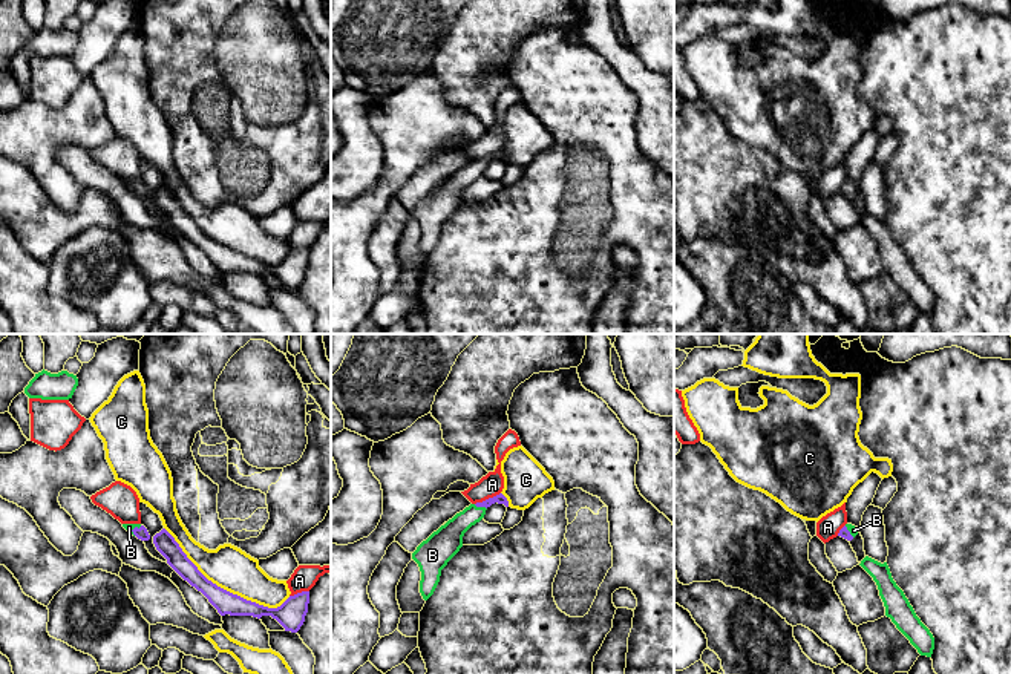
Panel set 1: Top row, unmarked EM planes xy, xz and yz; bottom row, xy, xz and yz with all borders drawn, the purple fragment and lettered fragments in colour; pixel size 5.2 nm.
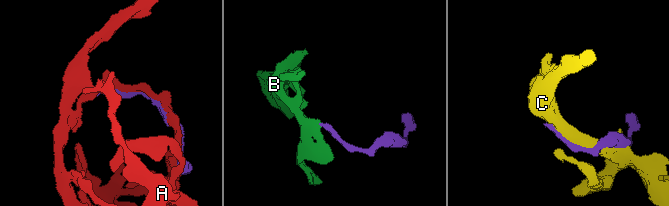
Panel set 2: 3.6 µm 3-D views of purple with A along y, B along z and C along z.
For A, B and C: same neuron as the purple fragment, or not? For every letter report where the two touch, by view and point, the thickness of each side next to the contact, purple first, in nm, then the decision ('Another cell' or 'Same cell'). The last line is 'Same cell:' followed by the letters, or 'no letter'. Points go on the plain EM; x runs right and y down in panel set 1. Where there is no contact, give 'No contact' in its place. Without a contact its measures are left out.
A: Touches purple at xz (489, 155). Thickness 50 nm (purple) against 120 nm. Another cell
B: Touches purple at xz (480, 163). Thickness 50 nm (purple) against 160 nm. Same cell
C: Touches purple at xy (222, 245). Thickness 120 nm (purple) against 220 nm. Another cell
Same cell: B

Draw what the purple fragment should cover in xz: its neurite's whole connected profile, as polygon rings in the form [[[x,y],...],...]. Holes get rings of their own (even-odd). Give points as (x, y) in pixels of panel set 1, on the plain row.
[[[502,150],[483,159],[470,161],[434,188],[412,210],[412,216],[418,221],[421,228],[420,250],[424,257],[434,251],[440,239],[441,227],[463,204],[464,190],[479,179],[486,167],[495,159],[509,164],[509,158]]]

